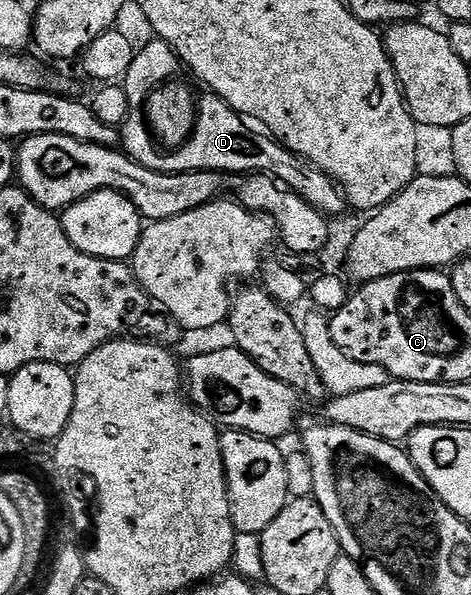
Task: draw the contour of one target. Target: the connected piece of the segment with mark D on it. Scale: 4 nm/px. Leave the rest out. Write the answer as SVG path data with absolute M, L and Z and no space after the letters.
M152 38L145 48L136 53L130 70L123 78L122 87L130 102L126 122L122 125L122 148L133 160L155 172L240 172L239 174L263 174L279 180L281 185L299 193L312 206L329 218L335 218L346 208L343 191L336 181L330 179L298 154L291 152L285 144L264 130L257 130L245 117L236 112L224 99L215 94L204 94L198 100L196 124L192 134L179 148L165 150L148 127L145 104L148 96L157 87L175 77L182 65L175 50L159 38Z

